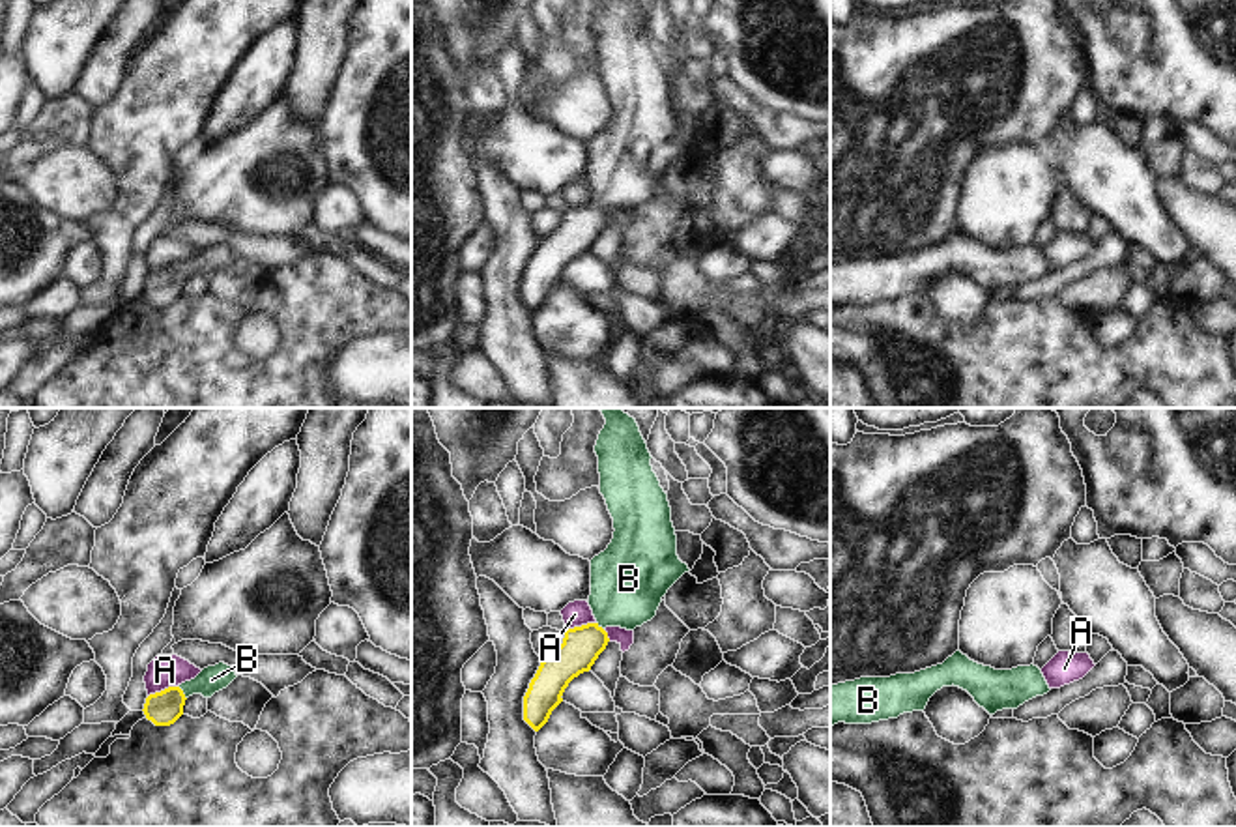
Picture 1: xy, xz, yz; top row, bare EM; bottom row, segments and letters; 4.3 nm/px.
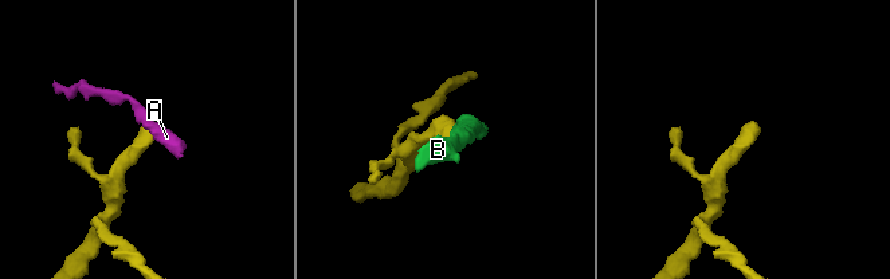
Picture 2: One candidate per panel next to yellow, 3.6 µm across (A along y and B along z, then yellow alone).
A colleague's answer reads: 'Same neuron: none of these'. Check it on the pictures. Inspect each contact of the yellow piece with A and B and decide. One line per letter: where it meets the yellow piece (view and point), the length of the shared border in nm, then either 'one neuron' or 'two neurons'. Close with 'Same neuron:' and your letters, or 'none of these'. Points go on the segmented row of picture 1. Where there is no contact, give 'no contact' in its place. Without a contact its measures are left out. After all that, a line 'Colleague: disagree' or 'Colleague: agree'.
A: contact xy (161, 691); length 140 nm; two neurons
B: contact xy (182, 693); length 70 nm; one neuron
Same neuron: B
Colleague: disagree

